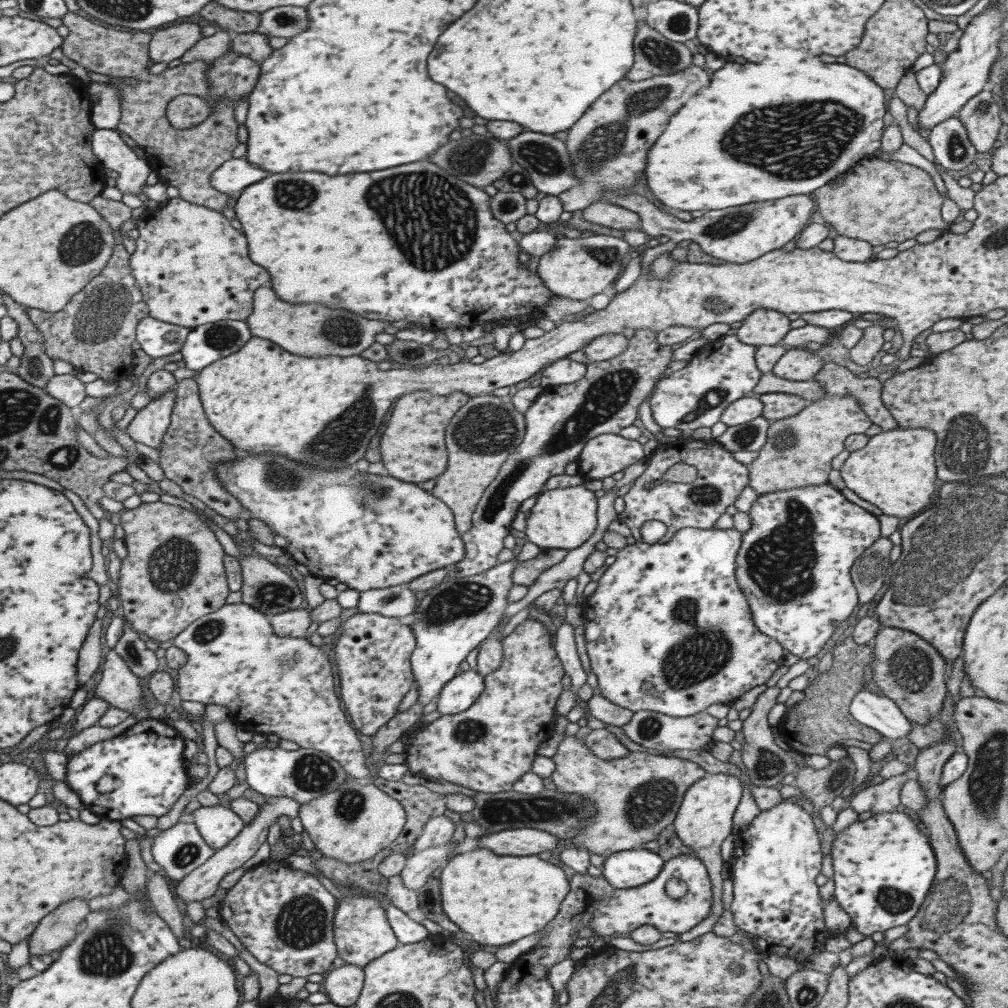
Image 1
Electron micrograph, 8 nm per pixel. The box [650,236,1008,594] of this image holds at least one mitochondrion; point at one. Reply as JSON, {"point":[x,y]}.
{"point":[966,448]}

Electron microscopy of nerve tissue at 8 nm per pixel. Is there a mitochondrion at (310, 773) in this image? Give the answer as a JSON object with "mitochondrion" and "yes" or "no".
{"mitochondrion":"yes"}

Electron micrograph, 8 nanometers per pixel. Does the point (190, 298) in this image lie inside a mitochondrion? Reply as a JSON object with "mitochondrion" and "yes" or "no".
{"mitochondrion":"no"}

